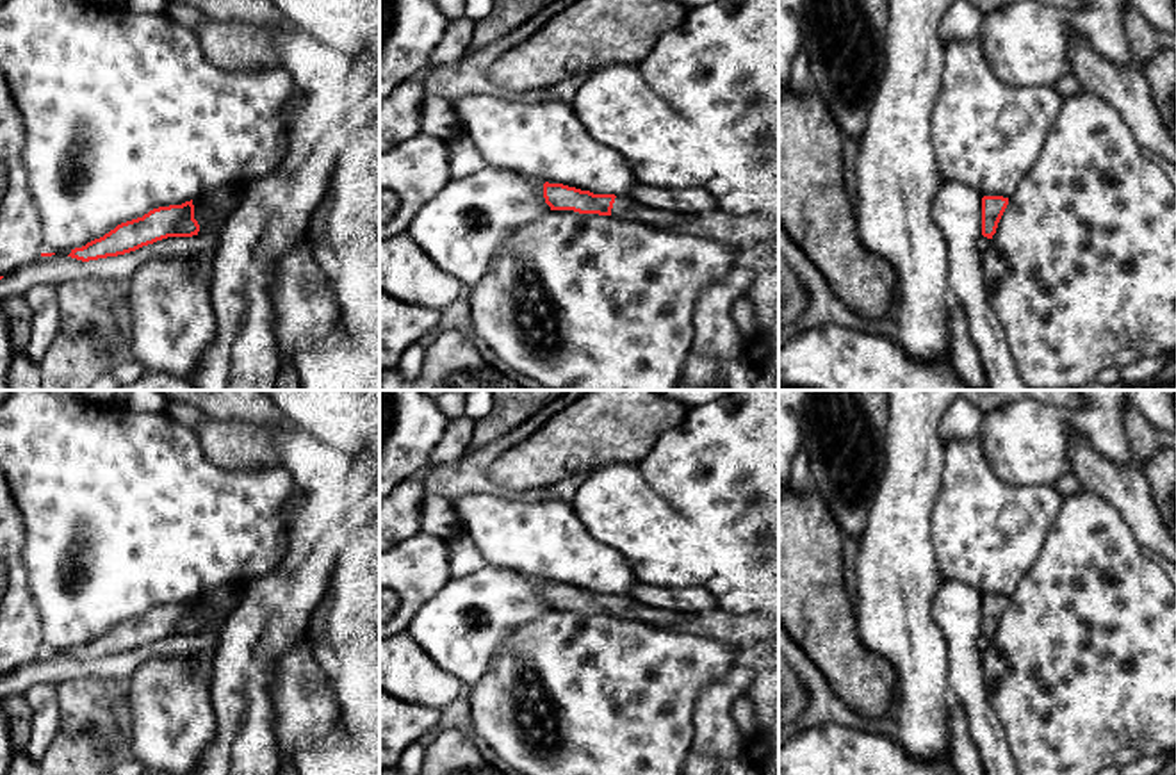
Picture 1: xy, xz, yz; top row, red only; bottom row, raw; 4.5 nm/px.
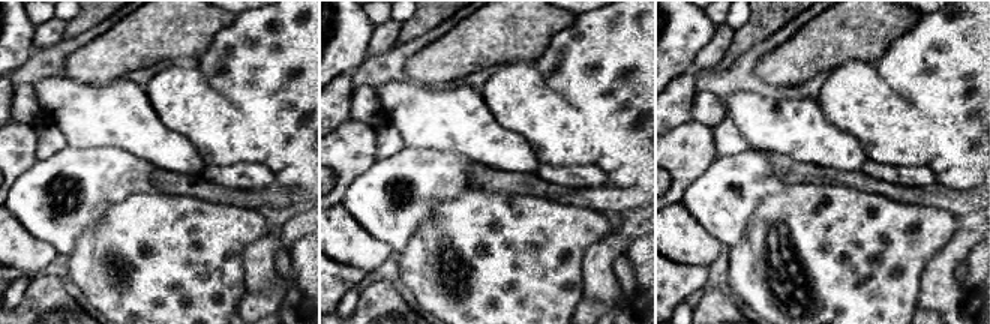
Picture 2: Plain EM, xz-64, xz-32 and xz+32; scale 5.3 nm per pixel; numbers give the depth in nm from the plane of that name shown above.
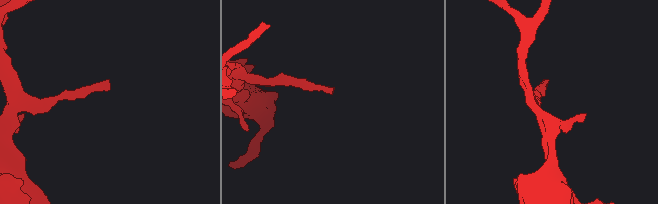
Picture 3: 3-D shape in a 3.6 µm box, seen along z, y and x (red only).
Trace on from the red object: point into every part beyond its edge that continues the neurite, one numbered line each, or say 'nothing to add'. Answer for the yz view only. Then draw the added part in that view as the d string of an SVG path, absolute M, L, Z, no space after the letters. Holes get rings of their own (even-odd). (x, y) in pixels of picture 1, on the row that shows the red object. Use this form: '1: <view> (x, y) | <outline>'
nothing to add

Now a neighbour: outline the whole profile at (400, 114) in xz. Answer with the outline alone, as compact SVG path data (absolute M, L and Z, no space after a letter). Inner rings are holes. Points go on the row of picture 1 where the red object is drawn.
M421 77L399 84L380 102L380 151L421 134L421 109L426 91Z

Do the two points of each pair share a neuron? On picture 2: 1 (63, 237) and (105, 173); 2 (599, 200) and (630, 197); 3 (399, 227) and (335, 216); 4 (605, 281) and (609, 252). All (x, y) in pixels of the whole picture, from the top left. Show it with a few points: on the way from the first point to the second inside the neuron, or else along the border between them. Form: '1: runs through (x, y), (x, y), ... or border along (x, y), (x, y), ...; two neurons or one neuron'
1: runs through (72, 221), (84, 207), (89, 189); one neuron
2: runs through (606, 198), (623, 198); one neuron
3: border along (339, 204), (374, 237), (383, 240); two neurons
4: runs through (605, 273), (605, 260); one neuron

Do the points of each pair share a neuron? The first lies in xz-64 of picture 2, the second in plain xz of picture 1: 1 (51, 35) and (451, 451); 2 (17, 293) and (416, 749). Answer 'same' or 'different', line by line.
1: same
2: same

